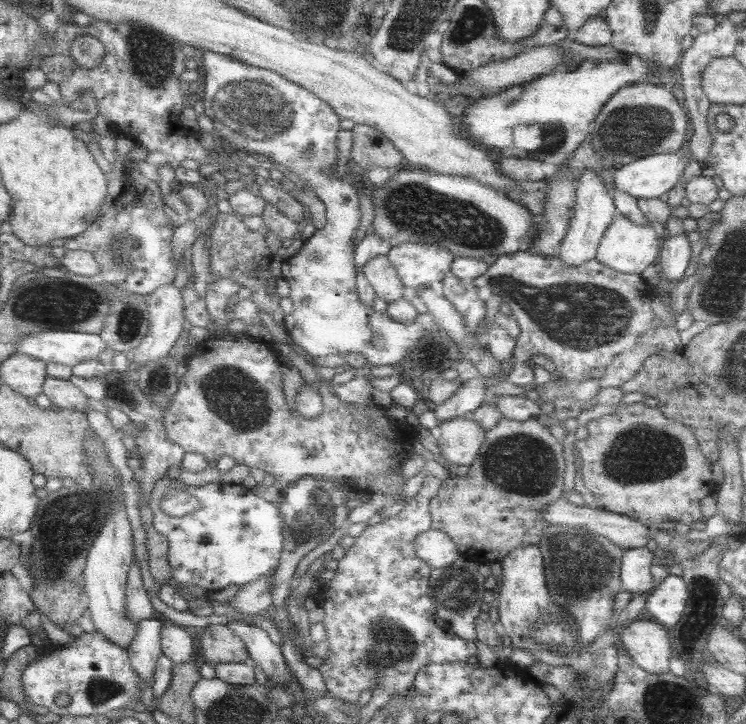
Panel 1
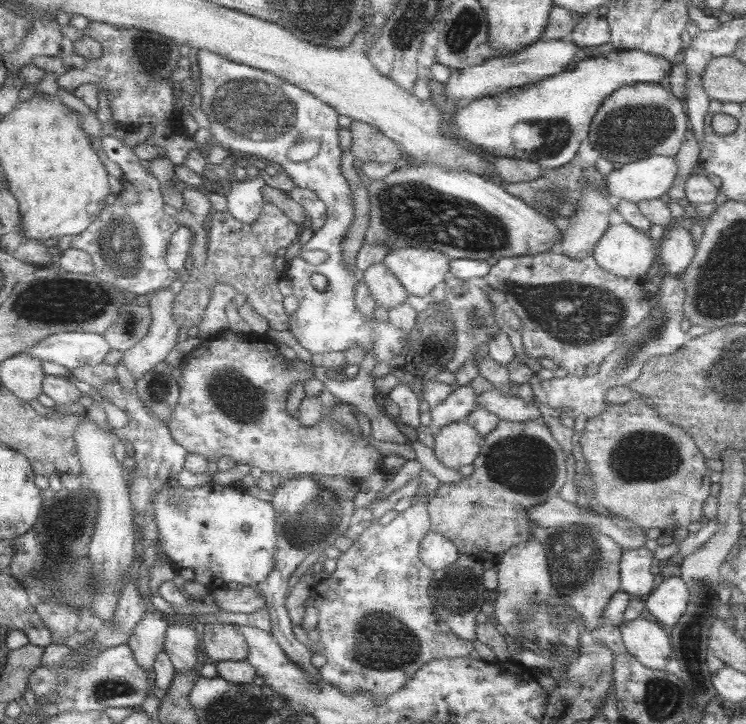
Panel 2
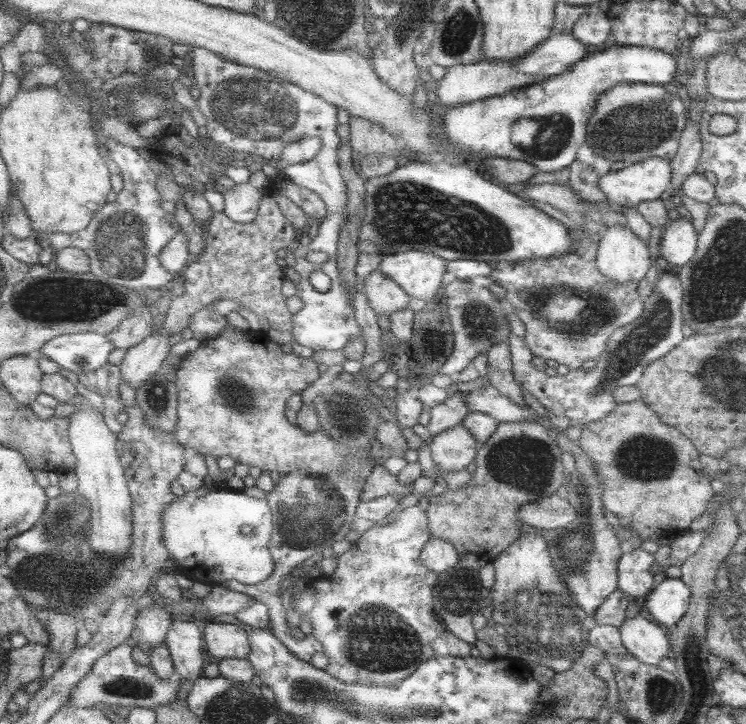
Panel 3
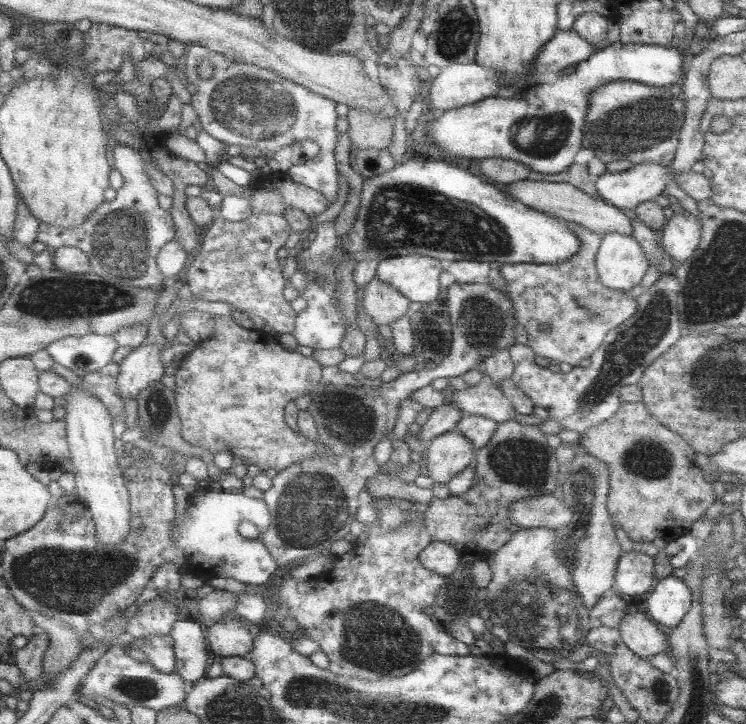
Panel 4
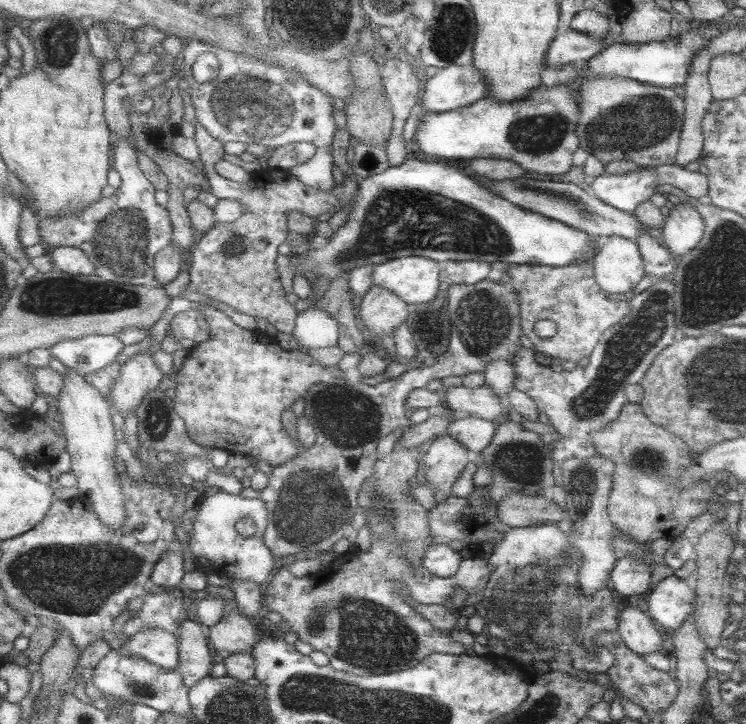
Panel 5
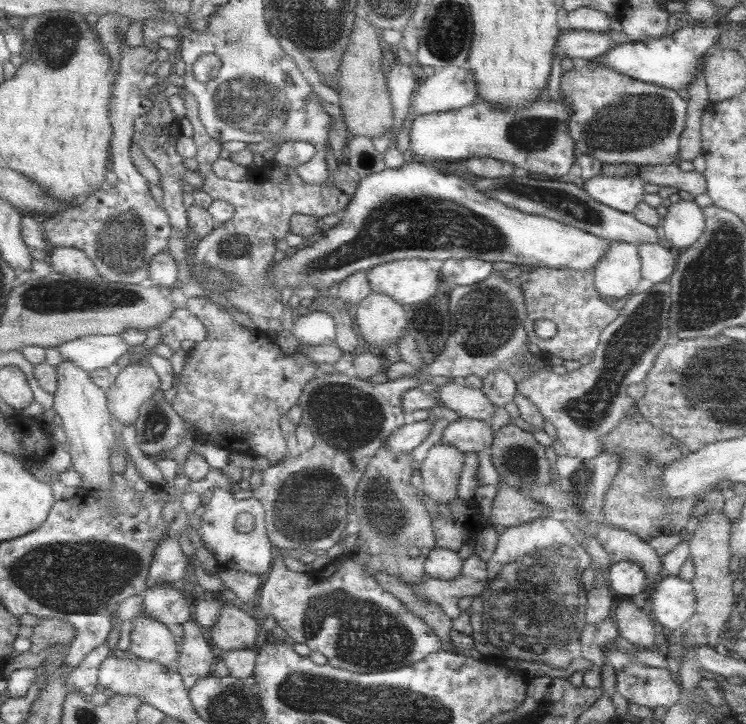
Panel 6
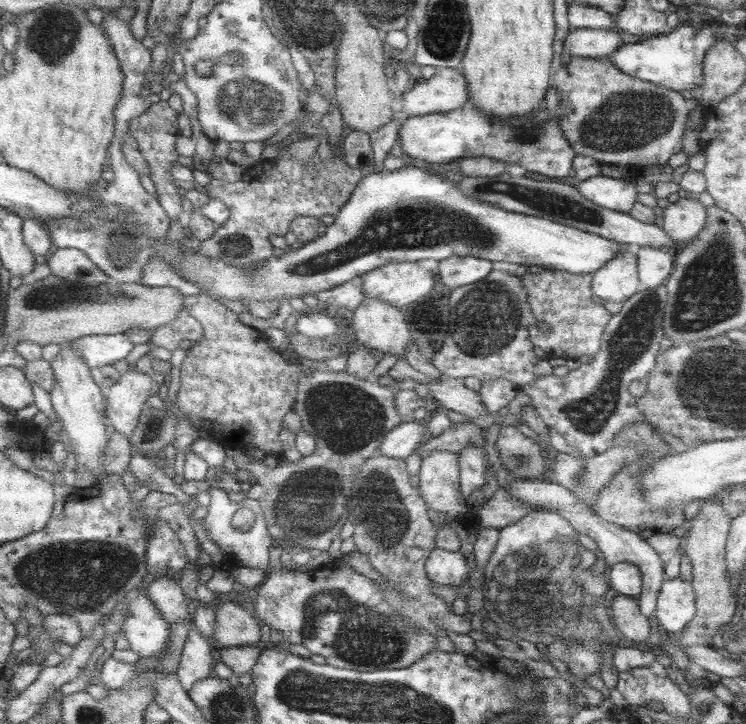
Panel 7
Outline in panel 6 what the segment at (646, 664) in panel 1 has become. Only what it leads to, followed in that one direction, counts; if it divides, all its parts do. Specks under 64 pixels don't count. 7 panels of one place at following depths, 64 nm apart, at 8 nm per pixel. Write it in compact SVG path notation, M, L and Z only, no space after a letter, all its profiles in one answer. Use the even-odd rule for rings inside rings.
M619 602L613 610L613 620L619 632L619 638L625 638L629 644L641 650L649 650L663 640L661 630L657 630L641 608L631 602Z

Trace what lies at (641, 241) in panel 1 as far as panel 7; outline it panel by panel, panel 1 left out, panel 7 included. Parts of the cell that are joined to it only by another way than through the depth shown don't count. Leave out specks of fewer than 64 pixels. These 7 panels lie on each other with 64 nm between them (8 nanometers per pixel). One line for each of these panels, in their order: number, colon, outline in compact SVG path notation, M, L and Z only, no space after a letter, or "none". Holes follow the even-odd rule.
2: M627 222L607 226L603 236L597 240L591 256L605 272L615 274L617 278L643 278L645 280L645 272L657 268L657 244L653 244L647 230L637 230Z
3: M623 224L603 228L595 252L595 268L615 284L641 282L649 270L649 248L643 238Z
4: M607 232L601 236L595 254L595 270L605 290L629 292L635 284L641 284L649 270L649 260L631 234Z
5: M601 236L593 254L593 278L607 296L627 294L645 276L639 246L621 236Z
6: M601 238L603 242L607 242L607 250L601 256L601 260L597 262L597 266L593 268L593 284L595 284L595 292L599 294L599 298L617 298L623 300L625 296L629 296L637 284L641 282L641 260L639 260L639 252L635 244L629 242L617 242L617 240L607 240Z
7: M619 246L619 252L593 272L591 294L599 302L625 302L637 292L637 274L635 248Z

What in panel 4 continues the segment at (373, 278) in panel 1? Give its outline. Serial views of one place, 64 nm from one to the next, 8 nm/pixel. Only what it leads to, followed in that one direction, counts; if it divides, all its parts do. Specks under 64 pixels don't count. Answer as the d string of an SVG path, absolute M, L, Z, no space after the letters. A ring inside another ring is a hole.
M379 278L365 284L365 290L361 292L365 312L373 318L377 326L393 326L399 318L407 316L411 300L405 298L399 290L393 288L393 284L387 284Z

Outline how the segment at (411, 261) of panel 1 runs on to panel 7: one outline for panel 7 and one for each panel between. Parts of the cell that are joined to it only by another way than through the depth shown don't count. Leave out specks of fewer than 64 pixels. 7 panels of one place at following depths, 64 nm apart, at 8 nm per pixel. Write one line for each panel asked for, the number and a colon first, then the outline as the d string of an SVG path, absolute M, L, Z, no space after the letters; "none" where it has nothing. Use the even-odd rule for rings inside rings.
2: M407 246L391 250L385 264L397 274L397 280L411 296L427 298L437 284L449 280L453 258L441 250Z
3: M407 250L385 256L381 270L395 280L411 298L431 302L437 290L443 288L449 272L449 262L433 252Z
4: M409 254L387 258L379 264L377 278L393 284L411 302L435 302L441 298L441 278L447 272L447 264L439 258Z
5: M405 256L377 264L373 280L379 288L391 290L397 298L417 306L421 302L431 302L441 294L443 270L443 264L433 258Z
6: M405 258L405 260L381 264L369 272L371 290L377 294L391 296L393 300L401 302L401 306L419 304L437 294L439 282L443 280L443 274L439 272L441 268L443 268L443 260L425 260L425 258Z
7: M431 258L419 260L419 262L391 262L387 266L381 266L365 274L365 296L389 302L395 308L409 306L415 300L425 298L429 296L429 292L433 292L435 282L437 282L435 276L439 276L439 262Z

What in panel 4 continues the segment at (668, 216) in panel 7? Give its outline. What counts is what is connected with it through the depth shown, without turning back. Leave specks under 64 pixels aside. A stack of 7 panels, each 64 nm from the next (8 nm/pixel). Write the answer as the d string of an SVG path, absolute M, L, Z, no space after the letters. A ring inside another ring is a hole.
M683 212L683 214L673 214L673 218L667 220L667 224L661 228L661 250L671 258L673 264L685 262L697 248L699 238L701 238L701 226L697 220Z

